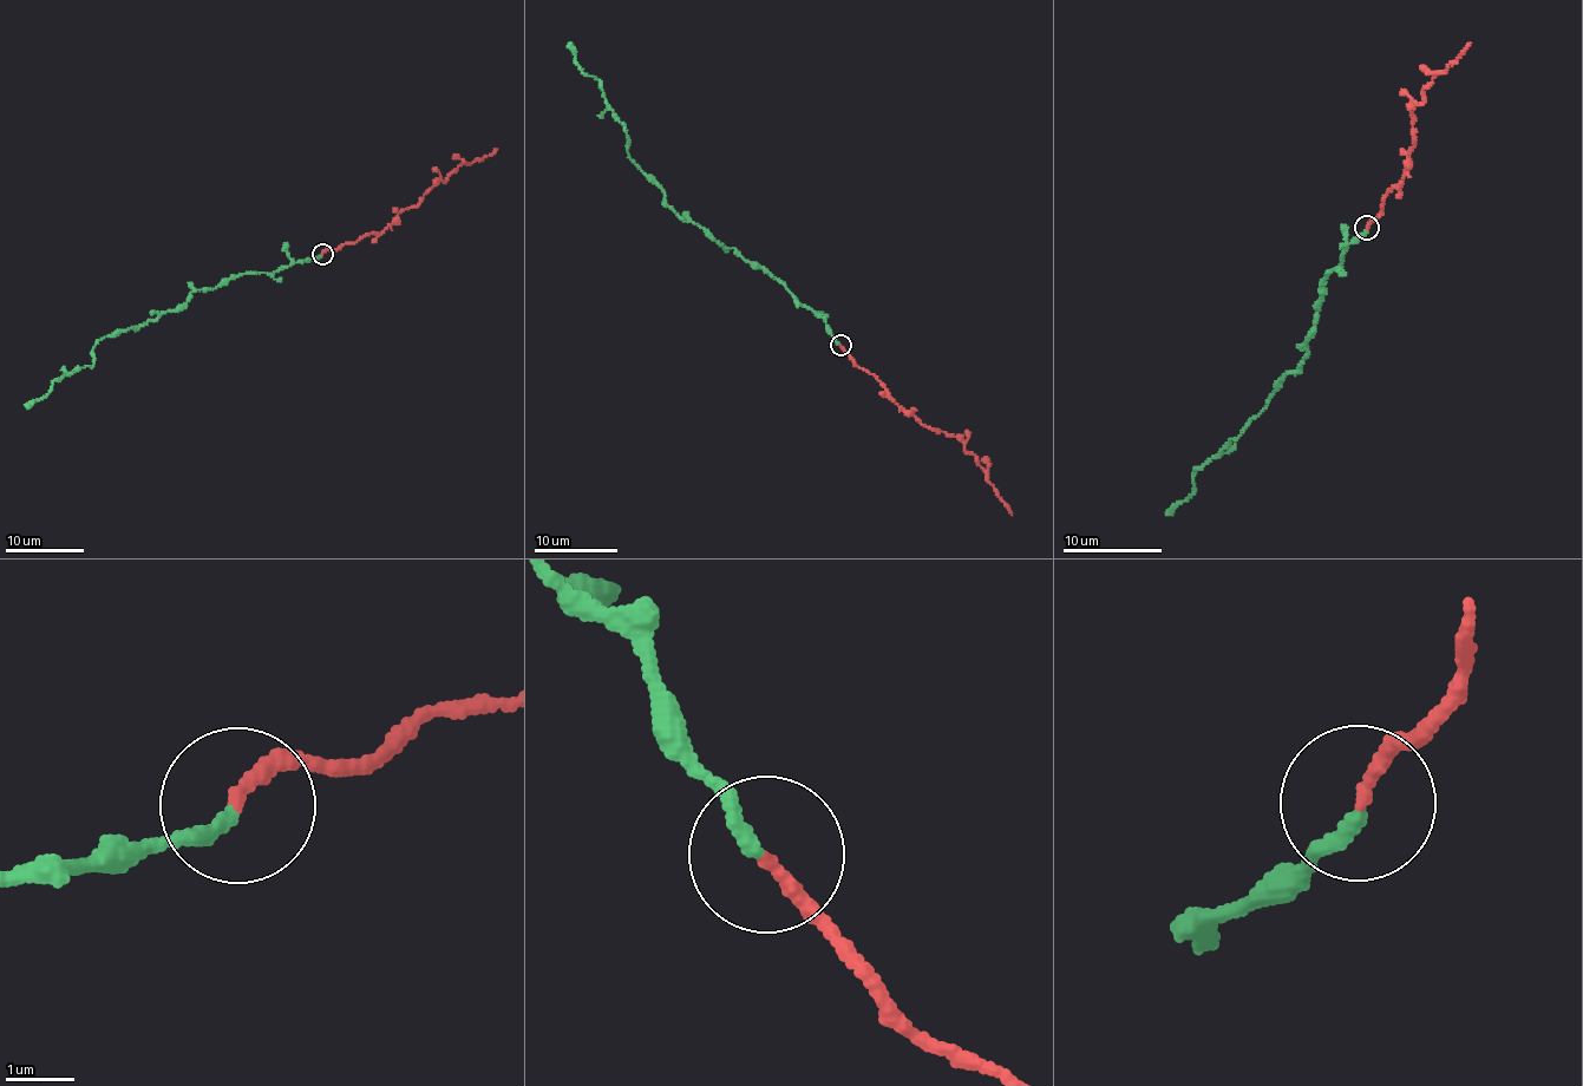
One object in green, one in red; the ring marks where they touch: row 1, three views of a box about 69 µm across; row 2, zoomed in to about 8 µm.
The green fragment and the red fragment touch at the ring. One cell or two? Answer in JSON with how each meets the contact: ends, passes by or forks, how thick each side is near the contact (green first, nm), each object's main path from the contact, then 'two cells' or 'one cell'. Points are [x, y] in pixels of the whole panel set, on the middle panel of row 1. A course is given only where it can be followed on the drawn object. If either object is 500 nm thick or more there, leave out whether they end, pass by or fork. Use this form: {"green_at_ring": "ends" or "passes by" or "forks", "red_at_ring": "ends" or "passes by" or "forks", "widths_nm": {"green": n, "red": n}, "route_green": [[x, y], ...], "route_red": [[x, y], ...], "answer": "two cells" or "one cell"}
{"green_at_ring": "ends", "red_at_ring": "ends", "widths_nm": {"green": 200, "red": 190}, "route_green": [[839, 345], [778, 281], [664, 202], [664, 189], [627, 150], [602, 84], [579, 66], [569, 43]], "route_red": [[839, 345], [849, 359], [877, 378], [887, 394], [923, 424], [952, 434], [965, 445], [1012, 515]], "answer": "one cell"}

